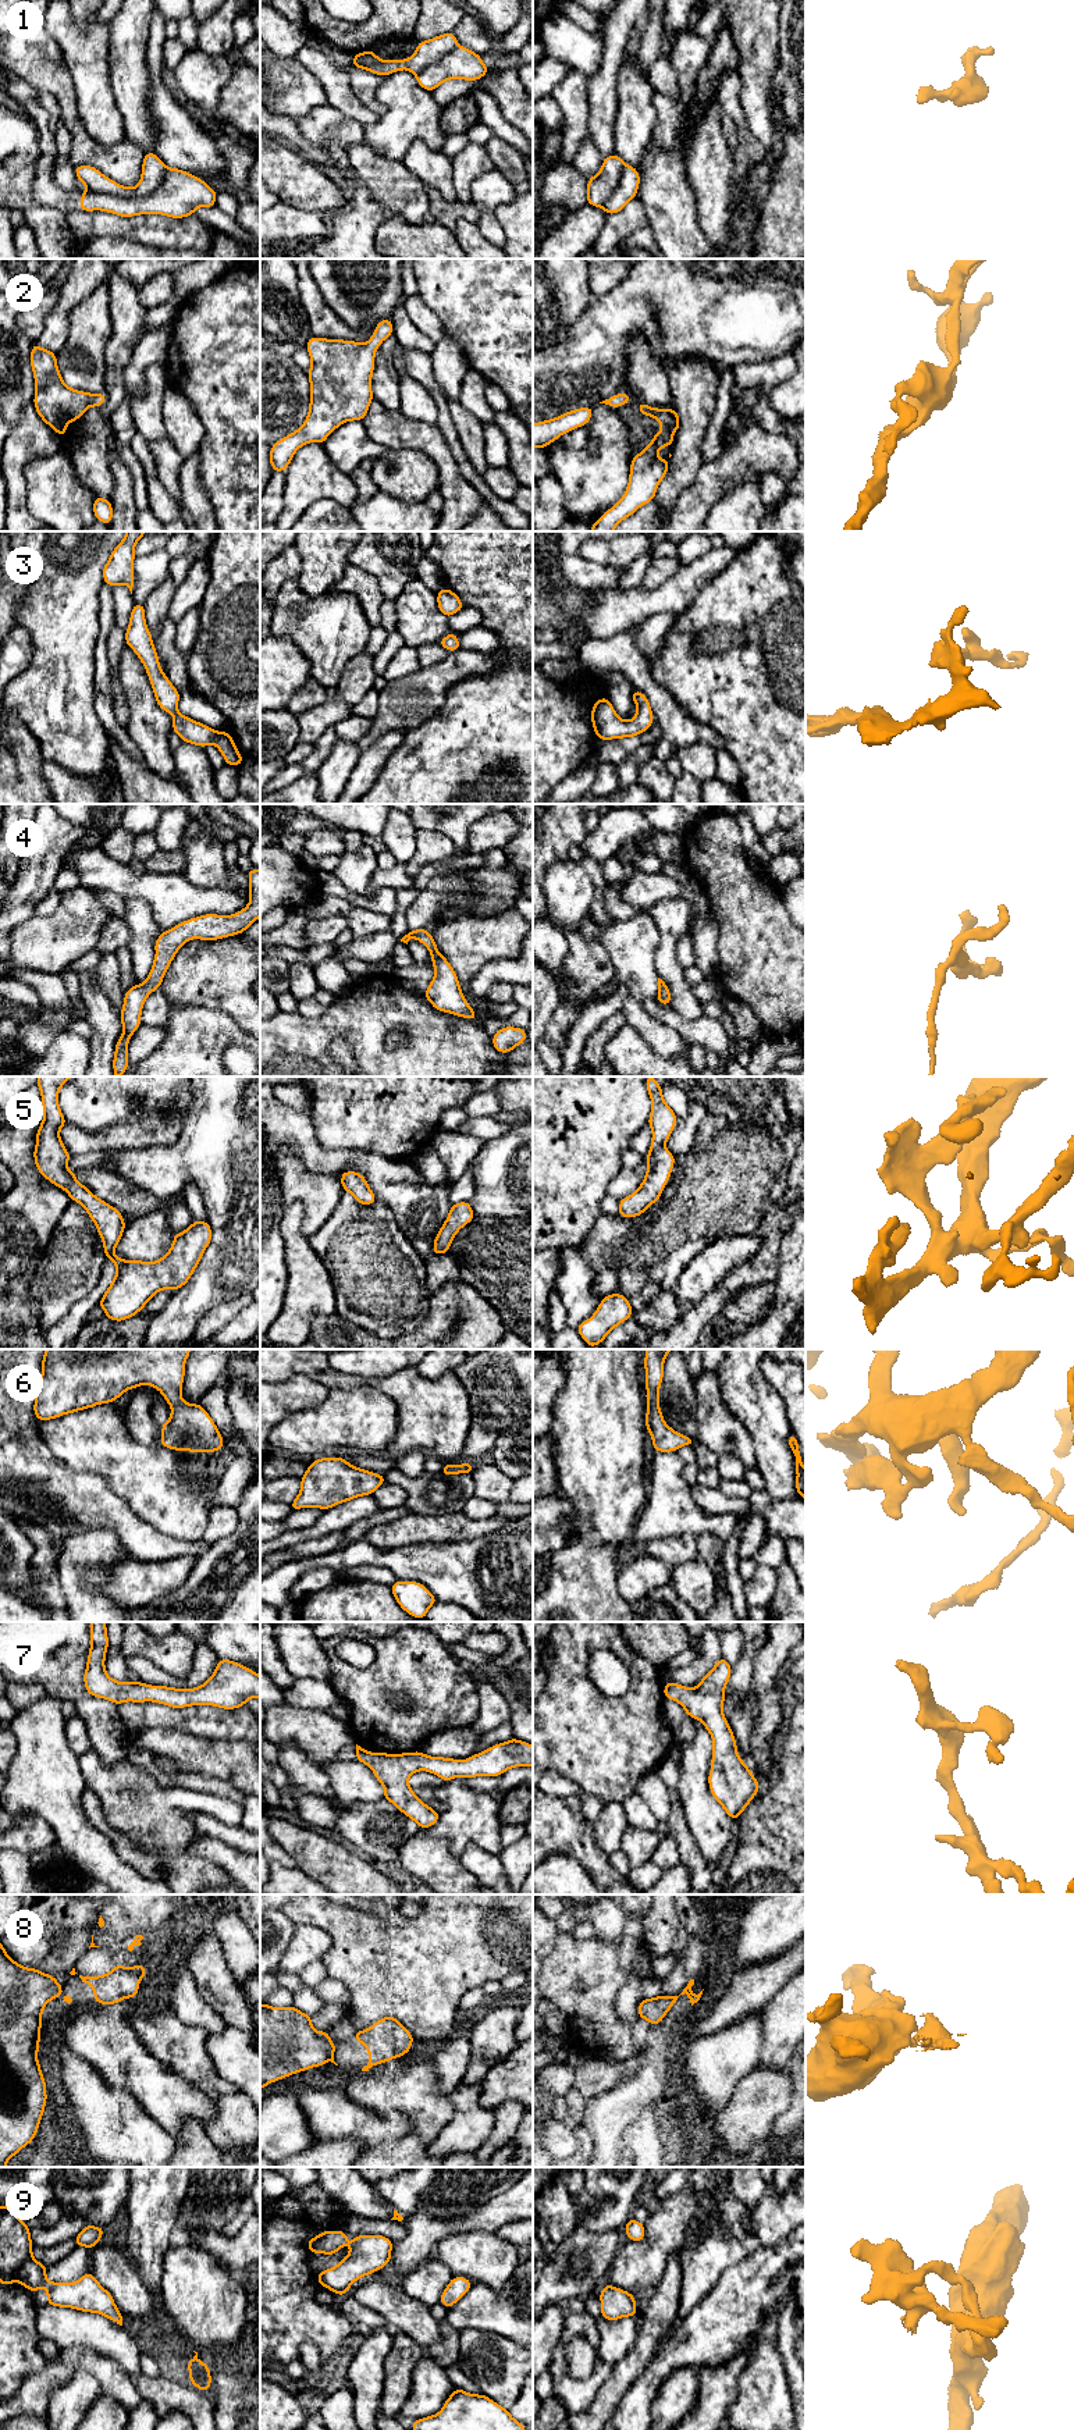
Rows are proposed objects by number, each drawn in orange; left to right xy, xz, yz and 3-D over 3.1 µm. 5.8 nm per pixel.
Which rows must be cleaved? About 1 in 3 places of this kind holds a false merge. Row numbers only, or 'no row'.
1, 8

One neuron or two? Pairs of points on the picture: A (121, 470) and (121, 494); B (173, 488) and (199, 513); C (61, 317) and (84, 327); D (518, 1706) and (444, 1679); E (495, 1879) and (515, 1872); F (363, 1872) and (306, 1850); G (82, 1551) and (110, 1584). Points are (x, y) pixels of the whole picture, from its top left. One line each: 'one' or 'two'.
A: one
B: two
C: two
D: two
E: two
F: one
G: two

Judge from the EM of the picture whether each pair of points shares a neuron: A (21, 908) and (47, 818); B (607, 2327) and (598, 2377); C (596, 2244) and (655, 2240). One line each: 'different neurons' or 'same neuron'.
A: same neuron
B: different neurons
C: different neurons

